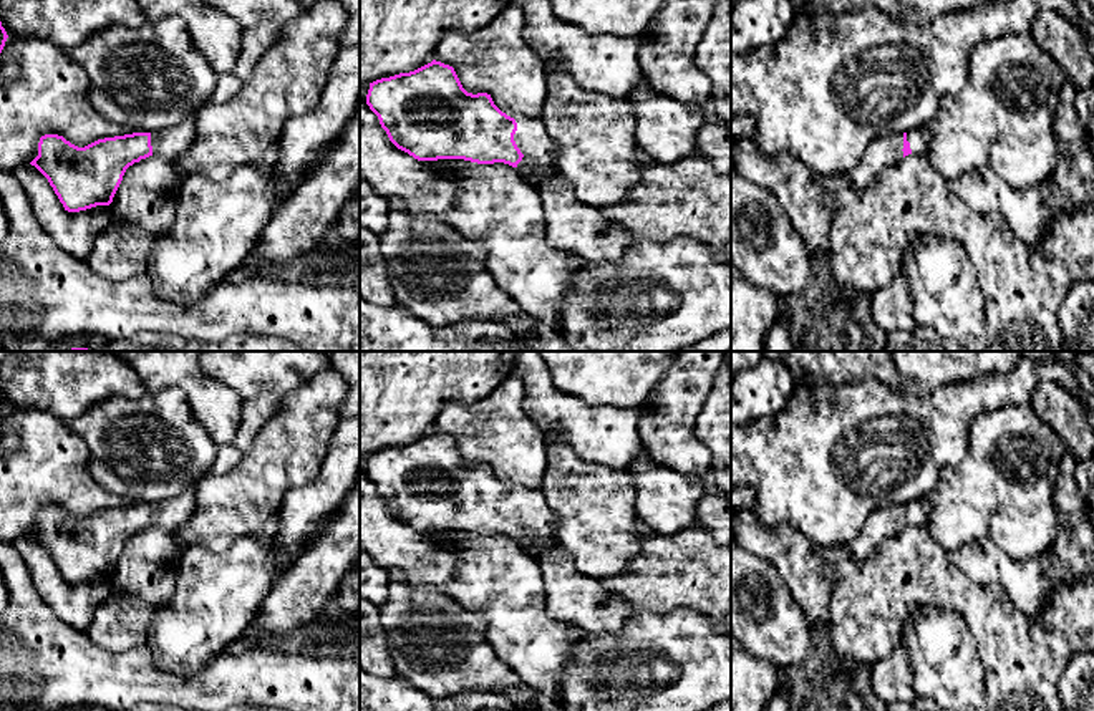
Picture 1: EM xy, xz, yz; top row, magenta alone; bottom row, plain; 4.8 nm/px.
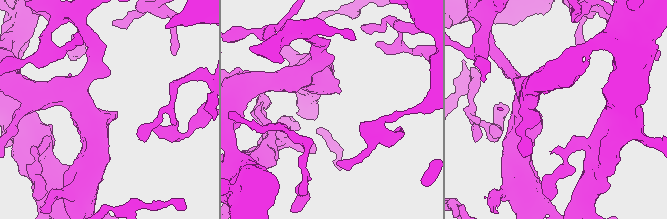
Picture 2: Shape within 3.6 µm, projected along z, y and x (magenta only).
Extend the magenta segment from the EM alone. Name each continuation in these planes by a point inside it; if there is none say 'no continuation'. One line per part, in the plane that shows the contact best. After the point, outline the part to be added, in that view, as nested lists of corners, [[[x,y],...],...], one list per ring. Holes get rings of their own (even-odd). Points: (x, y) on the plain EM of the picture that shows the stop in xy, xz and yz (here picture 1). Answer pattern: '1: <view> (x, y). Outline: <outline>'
1: xz (539, 521). Outline: [[[512,486],[517,494],[514,512],[520,524],[522,532],[517,535],[517,544],[524,549],[534,547],[555,547],[557,540],[557,515],[547,504],[542,487]]]

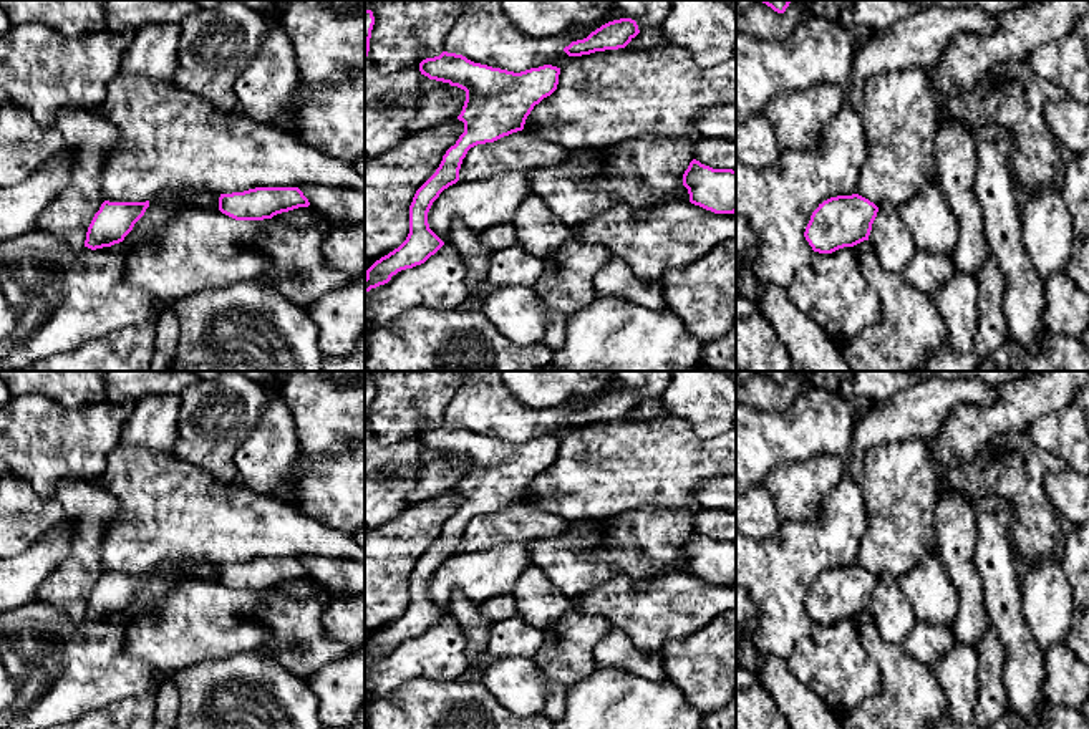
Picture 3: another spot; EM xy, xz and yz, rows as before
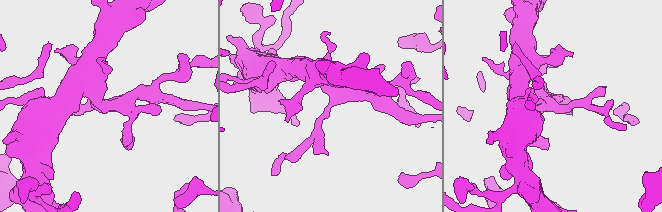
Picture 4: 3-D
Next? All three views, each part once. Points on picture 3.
no continuation

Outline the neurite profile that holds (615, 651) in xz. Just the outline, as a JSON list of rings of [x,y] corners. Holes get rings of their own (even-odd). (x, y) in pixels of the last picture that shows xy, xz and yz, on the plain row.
[[[612,630],[593,649],[597,668],[622,669],[643,679],[661,683],[666,679],[661,651],[645,653],[635,648],[630,638]]]

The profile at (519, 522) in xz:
[[[517,502],[494,514],[471,519],[462,530],[459,552],[476,552],[499,543],[534,542],[567,532],[574,522]]]

